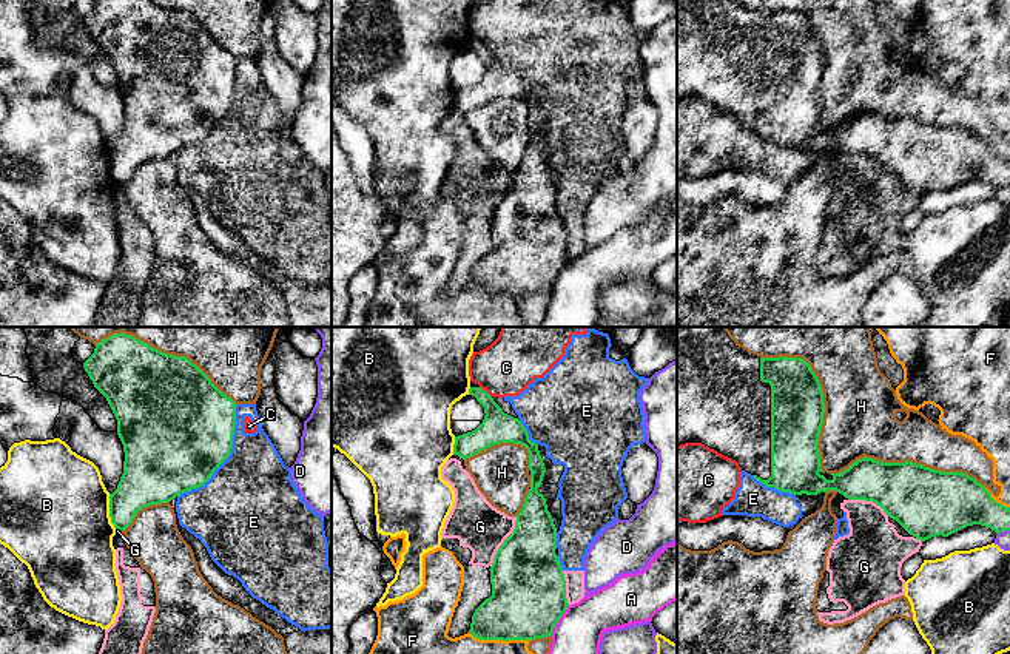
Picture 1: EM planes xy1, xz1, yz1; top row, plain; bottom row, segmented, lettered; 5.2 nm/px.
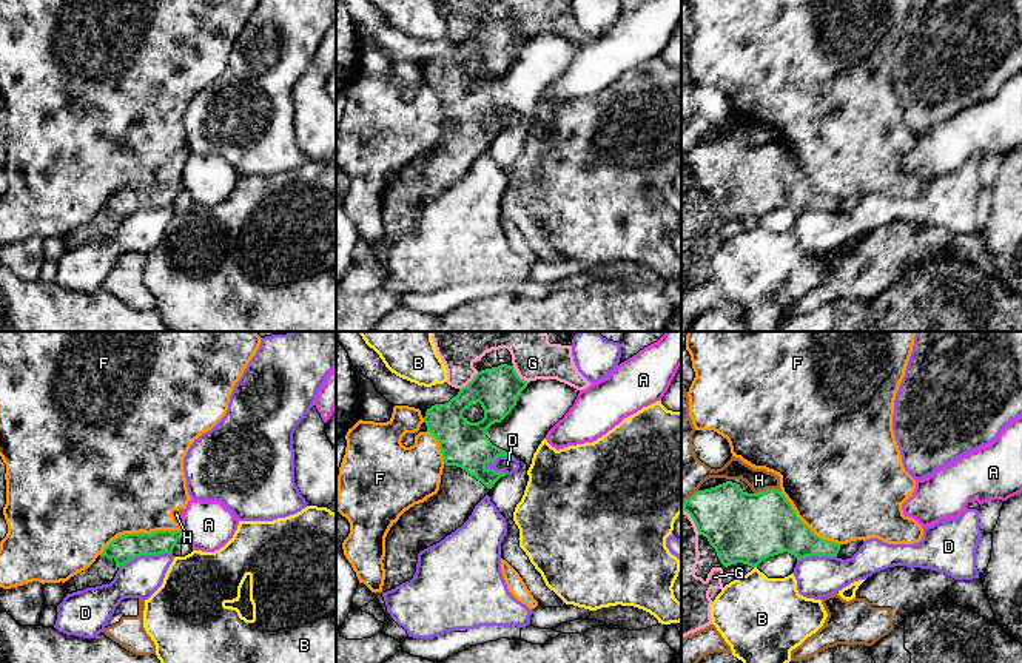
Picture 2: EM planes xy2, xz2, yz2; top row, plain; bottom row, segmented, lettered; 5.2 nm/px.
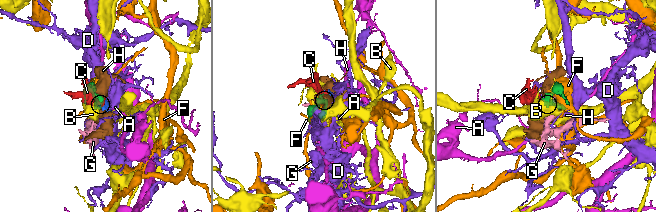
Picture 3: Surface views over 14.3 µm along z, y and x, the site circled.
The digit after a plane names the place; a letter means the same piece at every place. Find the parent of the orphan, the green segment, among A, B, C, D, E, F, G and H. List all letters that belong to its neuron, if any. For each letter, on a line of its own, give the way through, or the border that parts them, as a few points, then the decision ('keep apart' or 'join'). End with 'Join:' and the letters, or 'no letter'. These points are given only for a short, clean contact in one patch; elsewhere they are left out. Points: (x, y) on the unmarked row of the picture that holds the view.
A: border xz1 (569, 259), (551, 290); keep apart
B: keep apart
C: keep apart
D: border xz2 (514, 111), (497, 111), (484, 122); keep apart
E: keep apart
F: keep apart
G: keep apart
H: keep apart
Join: no letter

